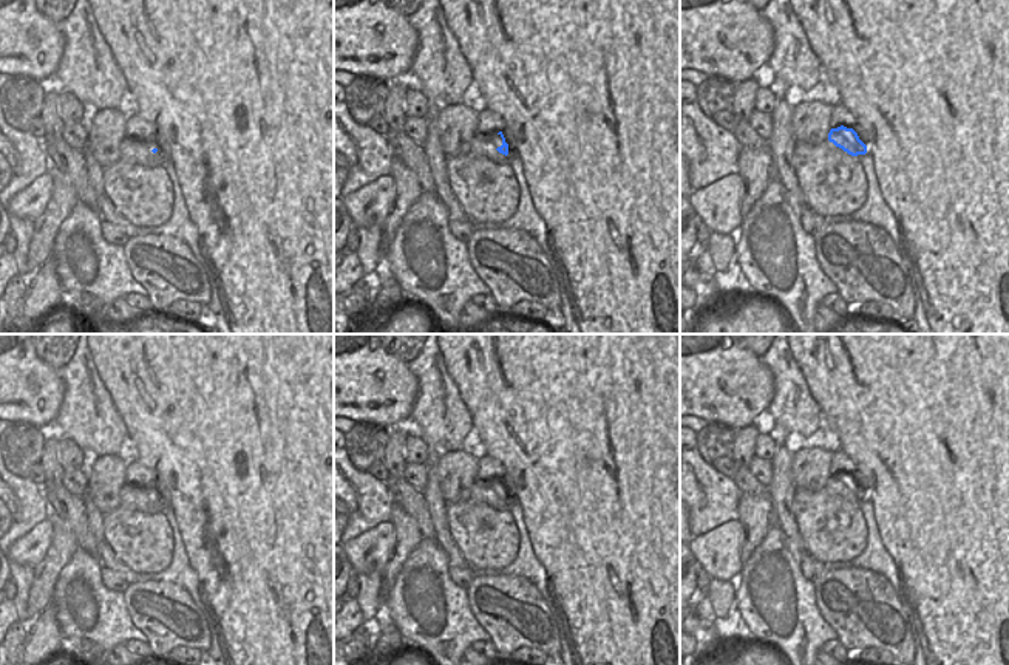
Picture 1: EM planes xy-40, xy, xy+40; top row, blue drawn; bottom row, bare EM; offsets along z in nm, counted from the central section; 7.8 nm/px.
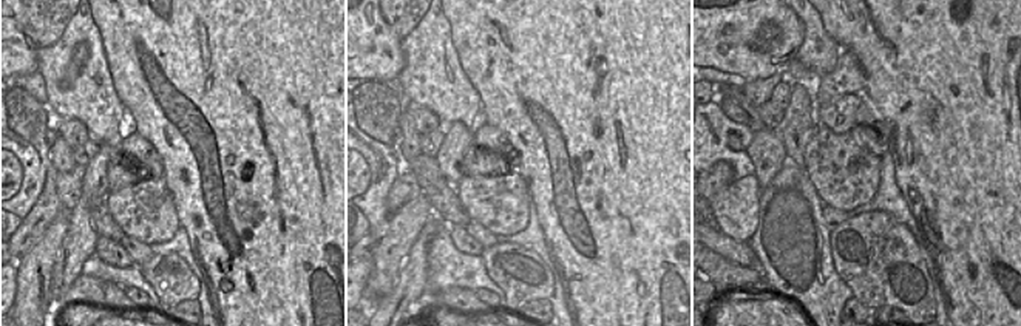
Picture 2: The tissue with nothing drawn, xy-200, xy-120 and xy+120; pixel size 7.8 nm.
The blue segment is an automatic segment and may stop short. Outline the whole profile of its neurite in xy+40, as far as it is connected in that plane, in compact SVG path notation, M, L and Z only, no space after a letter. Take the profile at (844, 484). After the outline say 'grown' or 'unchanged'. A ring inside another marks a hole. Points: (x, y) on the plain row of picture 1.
M844 472L831 475L828 479L828 487L851 503L867 500L867 492L859 486L858 479Z | unchanged

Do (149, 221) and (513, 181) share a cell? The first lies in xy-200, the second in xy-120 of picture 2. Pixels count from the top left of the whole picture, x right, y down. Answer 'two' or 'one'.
one

